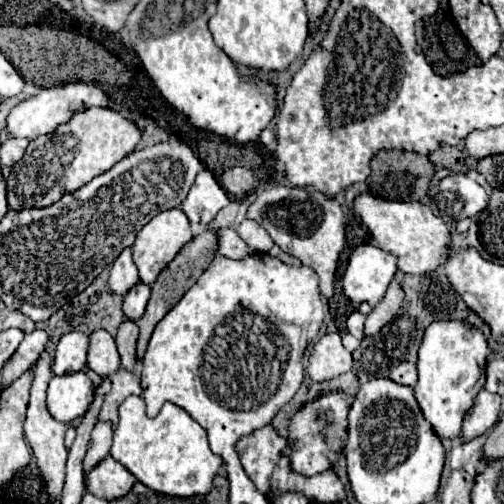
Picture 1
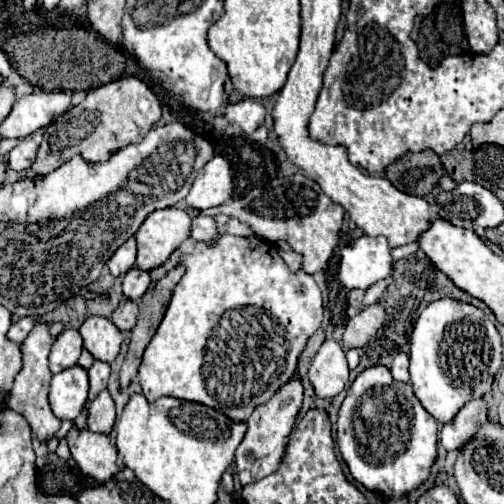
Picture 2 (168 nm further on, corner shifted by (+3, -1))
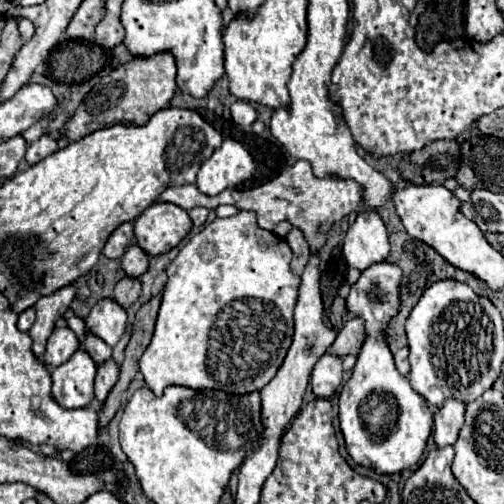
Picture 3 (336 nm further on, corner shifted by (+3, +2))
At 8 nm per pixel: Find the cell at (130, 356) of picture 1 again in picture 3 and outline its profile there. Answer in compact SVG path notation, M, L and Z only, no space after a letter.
M123 278L117 286L115 286L115 294L113 294L113 300L123 306L123 308L129 308L133 302L137 302L141 294L141 284L137 278Z

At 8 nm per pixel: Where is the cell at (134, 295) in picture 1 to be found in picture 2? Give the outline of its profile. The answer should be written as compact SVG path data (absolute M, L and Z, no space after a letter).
M133 267L131 271L127 271L125 275L123 275L123 295L127 297L127 299L139 299L145 291L147 291L147 287L149 287L149 273L147 271L139 271L137 267Z

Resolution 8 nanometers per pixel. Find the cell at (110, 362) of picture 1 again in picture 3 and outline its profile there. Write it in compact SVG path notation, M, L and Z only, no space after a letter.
M99 300L99 304L95 304L85 318L87 330L93 336L99 336L111 348L123 336L125 324L127 314L123 308L119 308L119 304L115 304L115 300Z

